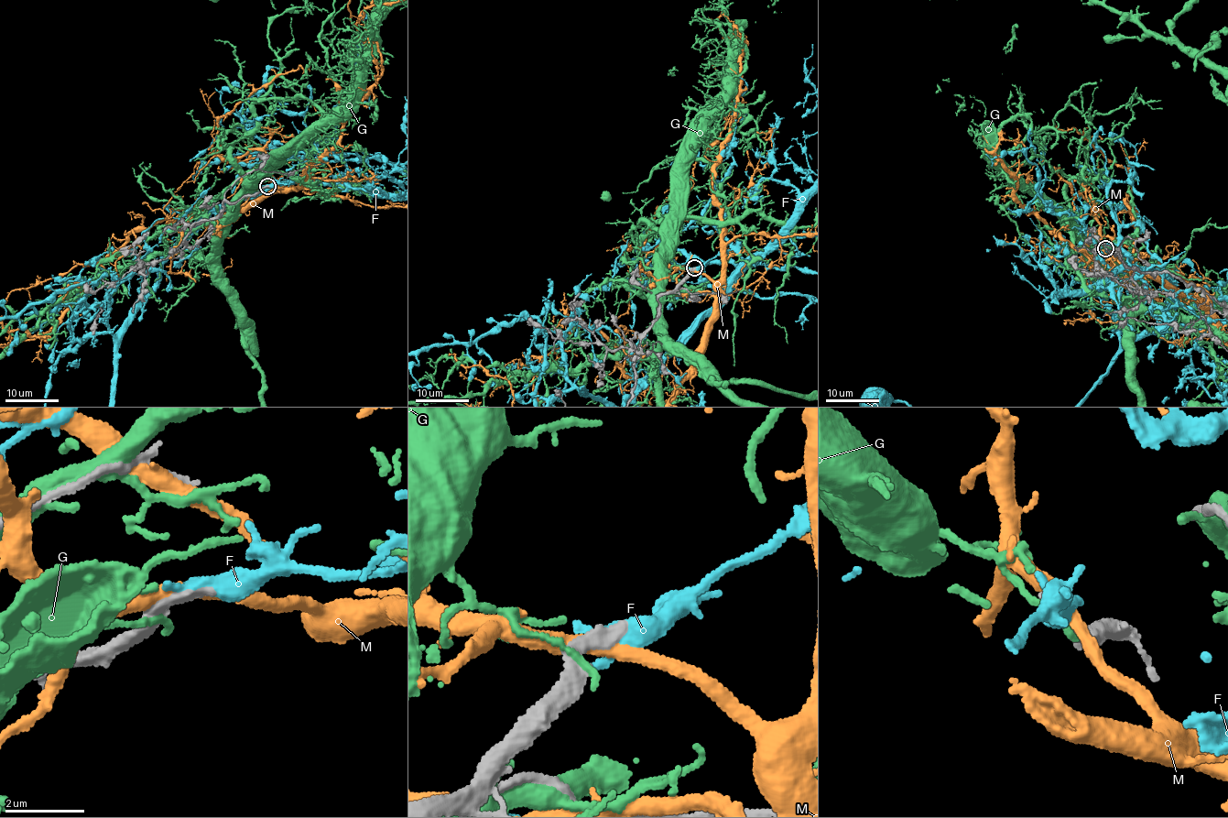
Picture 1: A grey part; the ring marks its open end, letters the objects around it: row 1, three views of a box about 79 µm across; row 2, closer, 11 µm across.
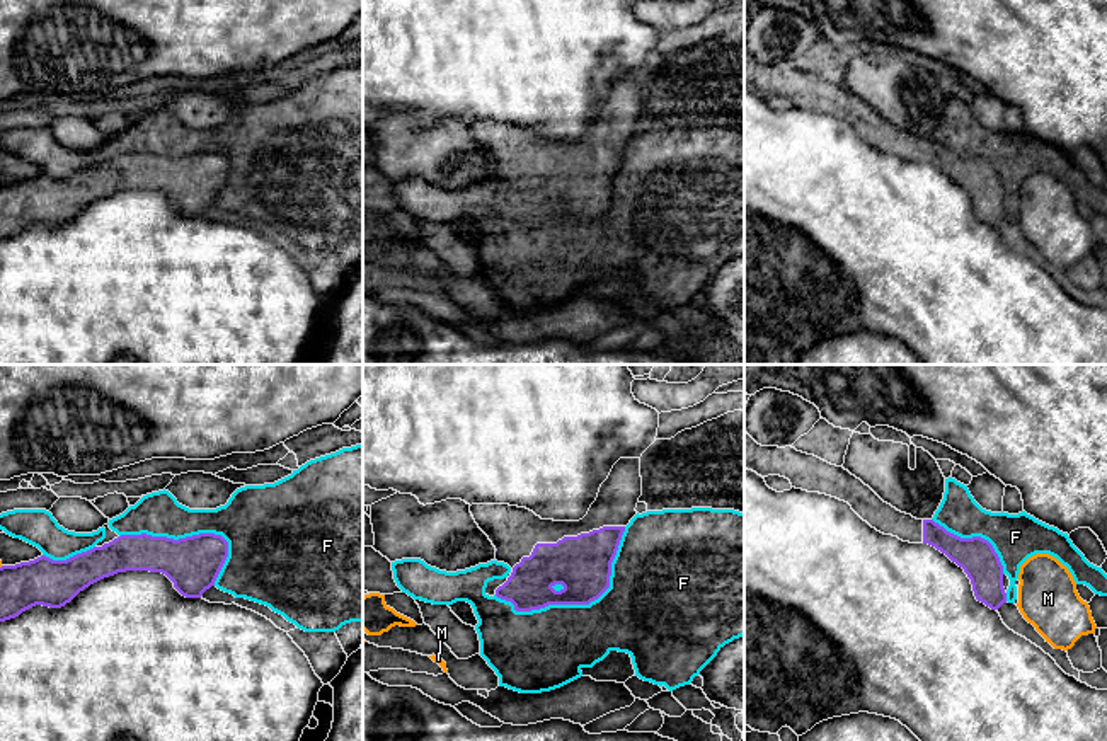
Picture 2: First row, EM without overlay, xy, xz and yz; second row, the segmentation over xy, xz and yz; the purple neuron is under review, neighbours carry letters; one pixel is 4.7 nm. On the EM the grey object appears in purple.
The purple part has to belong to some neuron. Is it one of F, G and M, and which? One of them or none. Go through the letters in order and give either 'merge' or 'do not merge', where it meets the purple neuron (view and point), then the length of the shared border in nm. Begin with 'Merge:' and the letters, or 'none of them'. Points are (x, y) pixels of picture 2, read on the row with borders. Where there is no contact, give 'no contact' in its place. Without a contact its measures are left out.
Merge: none of them
F: do not merge; meets purple in xz at (579, 603); contact 700 nm long
G: do not merge; no contact
M: do not merge; no contact

